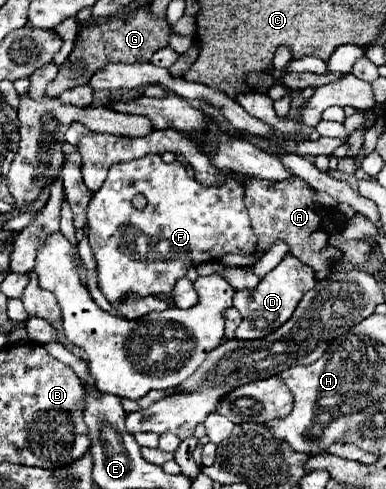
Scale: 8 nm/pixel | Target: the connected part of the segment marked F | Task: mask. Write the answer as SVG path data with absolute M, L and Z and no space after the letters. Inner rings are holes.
M155 154L111 166L107 180L89 202L87 218L87 238L97 260L99 288L109 302L117 302L129 292L137 296L169 296L175 280L185 276L189 266L197 266L207 260L219 260L227 252L251 254L257 242L257 236L251 228L251 218L243 204L243 186L235 178L227 178L221 186L205 186L195 180L181 162L175 160L165 164L161 156ZM135 194L145 194L147 206L143 210L133 206L131 200Z

